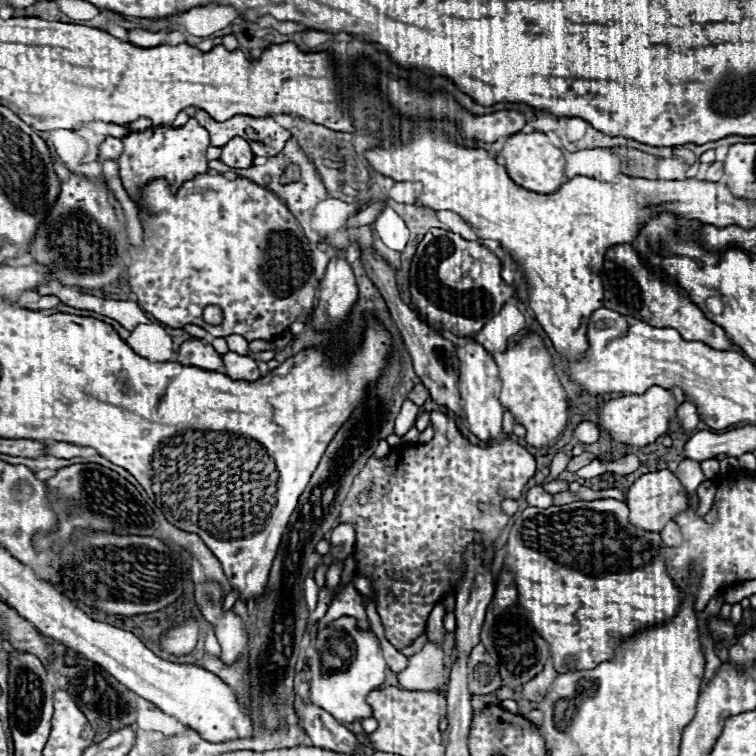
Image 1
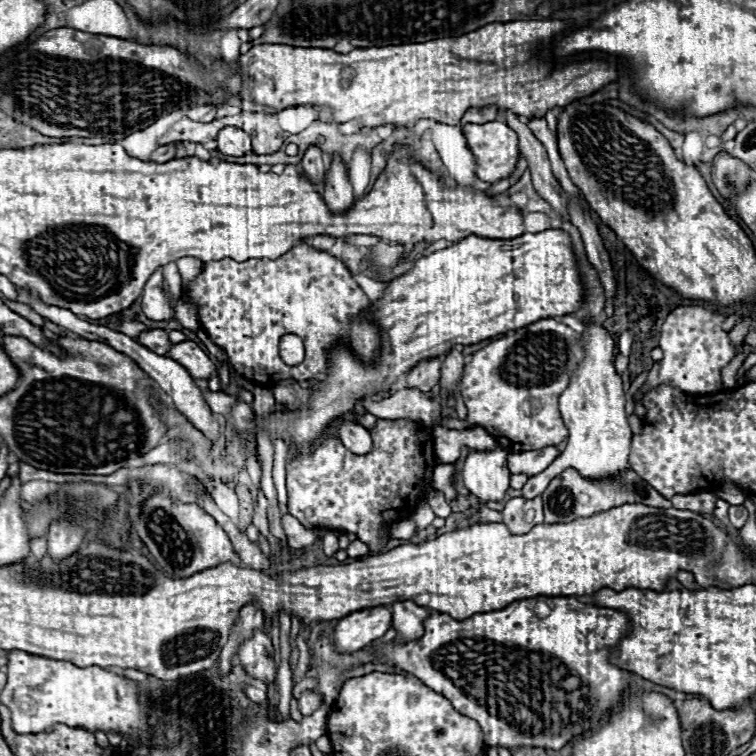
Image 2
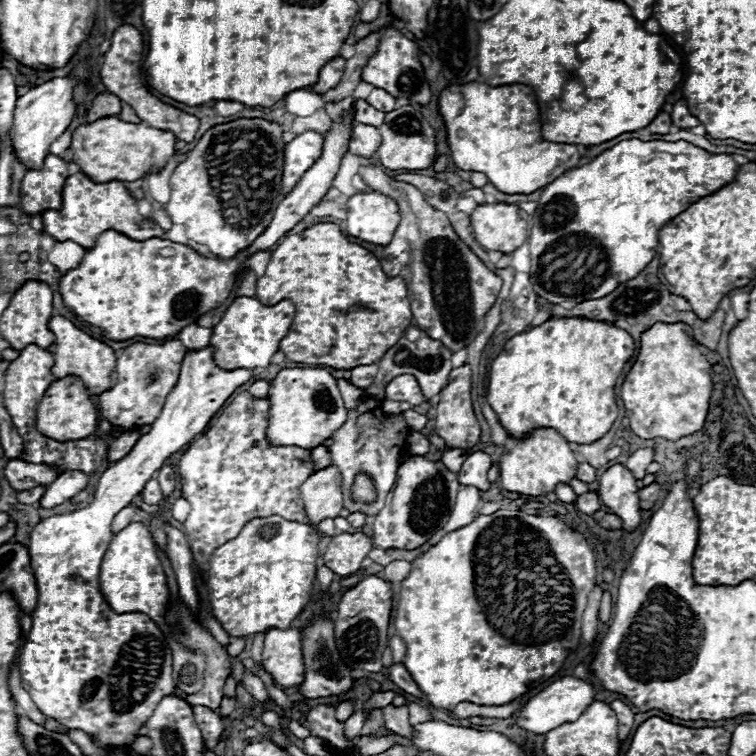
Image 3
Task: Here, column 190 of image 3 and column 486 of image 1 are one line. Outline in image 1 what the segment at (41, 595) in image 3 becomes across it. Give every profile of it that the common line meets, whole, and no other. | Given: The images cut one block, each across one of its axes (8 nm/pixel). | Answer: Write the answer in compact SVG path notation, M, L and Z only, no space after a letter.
M460 338L456 344L456 356L460 360L458 366L458 390L462 398L464 416L468 420L470 432L474 432L480 440L498 440L502 432L502 412L504 406L500 404L500 376L498 366L490 352L486 352L474 338Z

